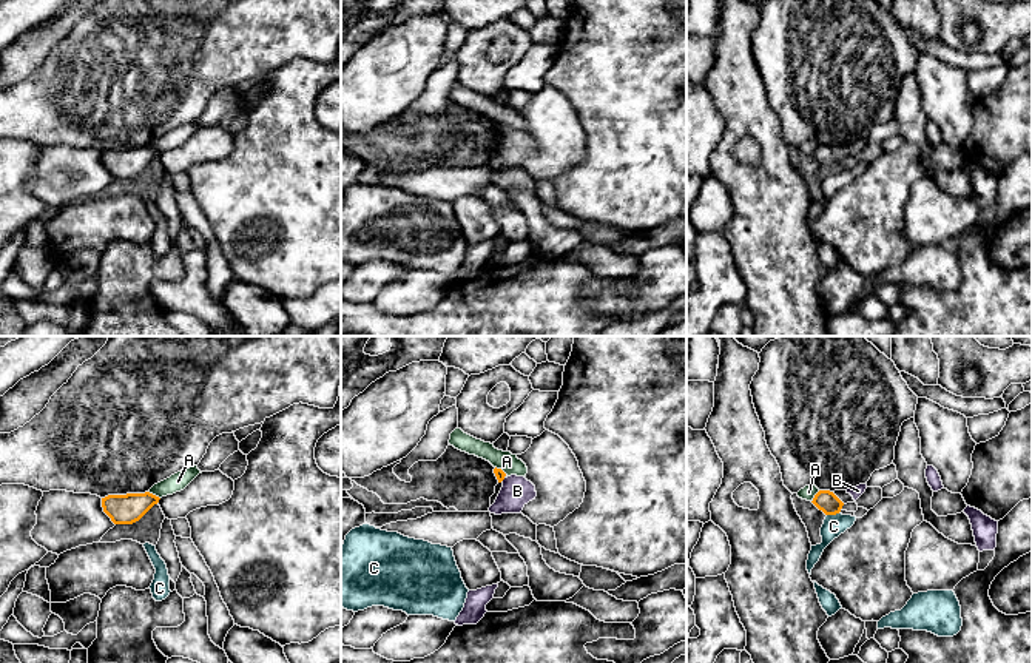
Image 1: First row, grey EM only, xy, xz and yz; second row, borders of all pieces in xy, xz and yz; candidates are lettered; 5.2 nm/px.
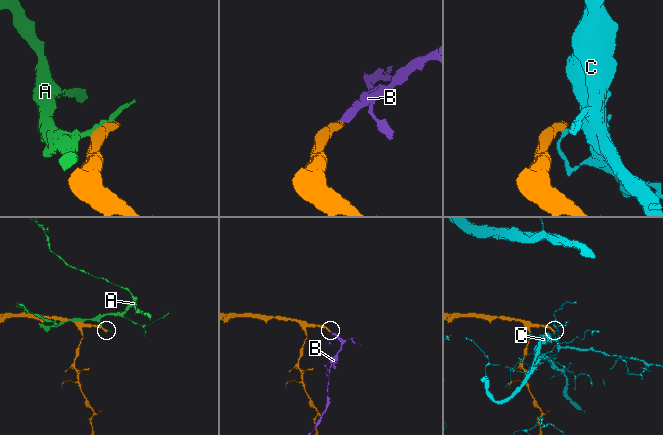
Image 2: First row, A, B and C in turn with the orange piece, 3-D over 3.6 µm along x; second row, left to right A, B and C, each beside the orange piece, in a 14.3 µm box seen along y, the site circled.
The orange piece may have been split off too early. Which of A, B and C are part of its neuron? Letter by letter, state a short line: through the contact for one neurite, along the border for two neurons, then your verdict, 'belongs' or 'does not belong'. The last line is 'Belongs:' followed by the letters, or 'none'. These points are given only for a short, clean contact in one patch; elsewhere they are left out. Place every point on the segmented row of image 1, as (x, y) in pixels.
A: does not belong
B: xz (500, 475), (502, 480), (517, 491) | belongs
C: yz (838, 512), (827, 515) | does not belong
Belongs: B

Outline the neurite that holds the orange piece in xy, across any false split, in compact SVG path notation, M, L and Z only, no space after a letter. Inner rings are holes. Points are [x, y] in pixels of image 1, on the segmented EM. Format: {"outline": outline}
{"outline": "M150 492L108 495L102 498L102 507L114 524L133 524L157 504L159 500L159 496Z"}

